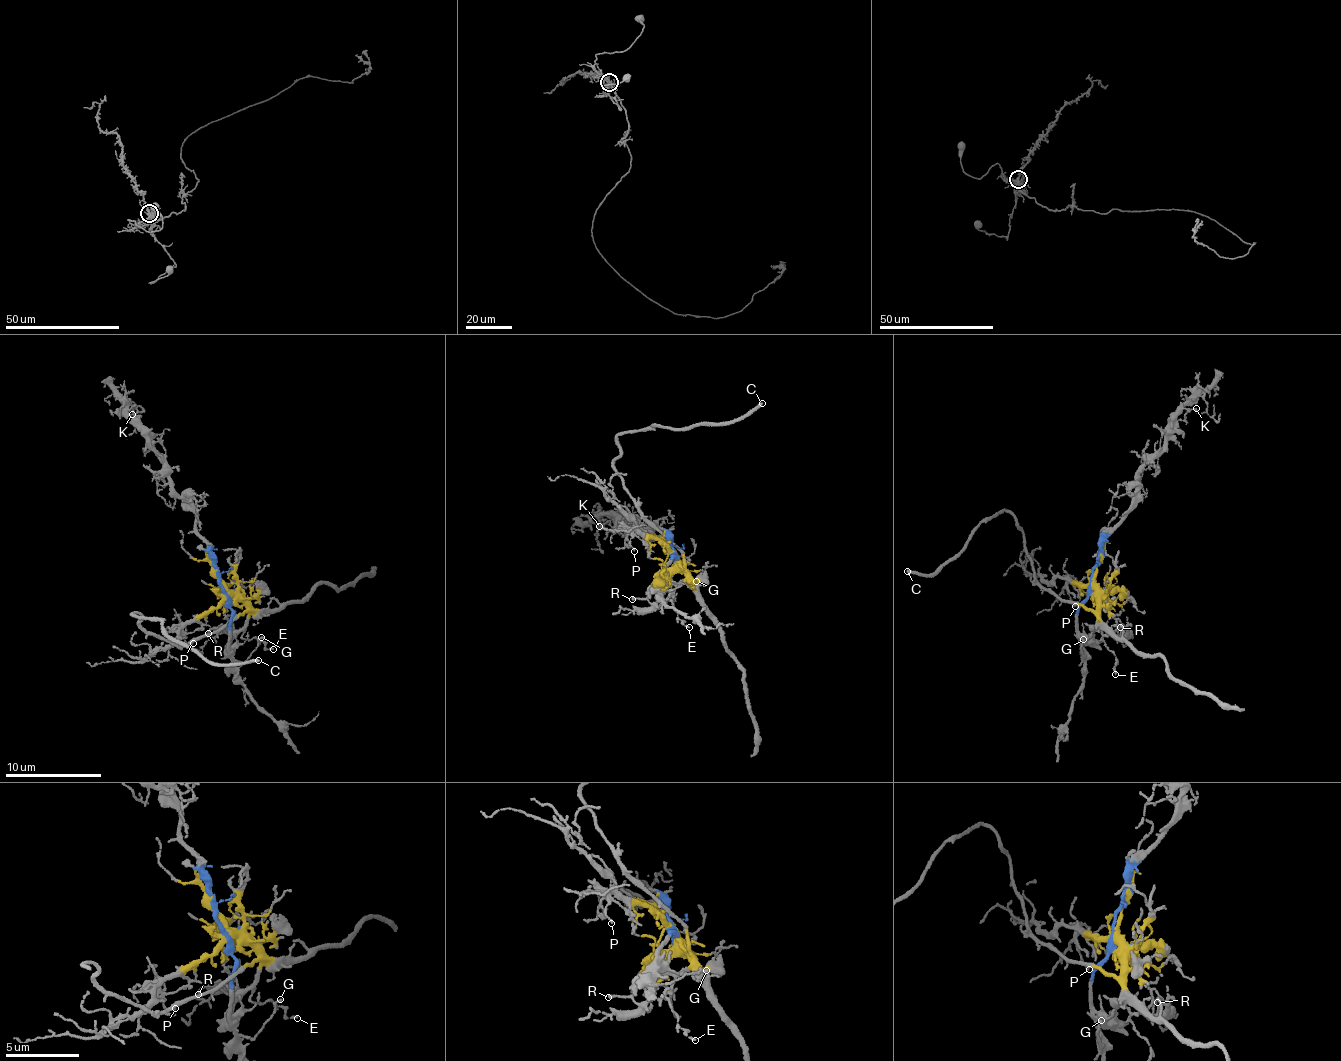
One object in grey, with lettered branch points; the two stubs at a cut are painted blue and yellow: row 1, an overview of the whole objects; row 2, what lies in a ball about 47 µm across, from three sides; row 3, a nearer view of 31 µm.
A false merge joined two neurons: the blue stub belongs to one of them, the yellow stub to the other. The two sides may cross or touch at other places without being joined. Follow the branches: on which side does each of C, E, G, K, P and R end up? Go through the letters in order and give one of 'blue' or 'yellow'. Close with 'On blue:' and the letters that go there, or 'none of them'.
C: yellow
E: yellow
G: blue
K: blue
P: yellow
R: yellow
On blue: G, K

